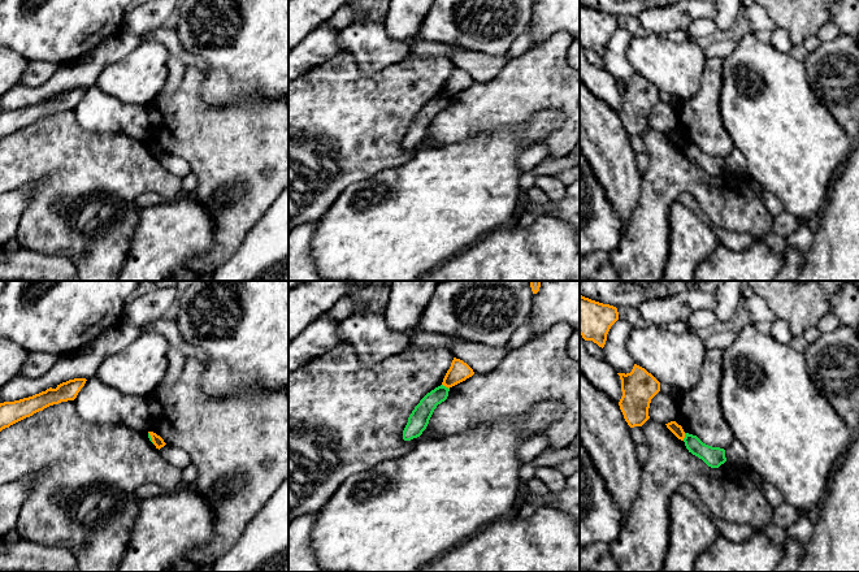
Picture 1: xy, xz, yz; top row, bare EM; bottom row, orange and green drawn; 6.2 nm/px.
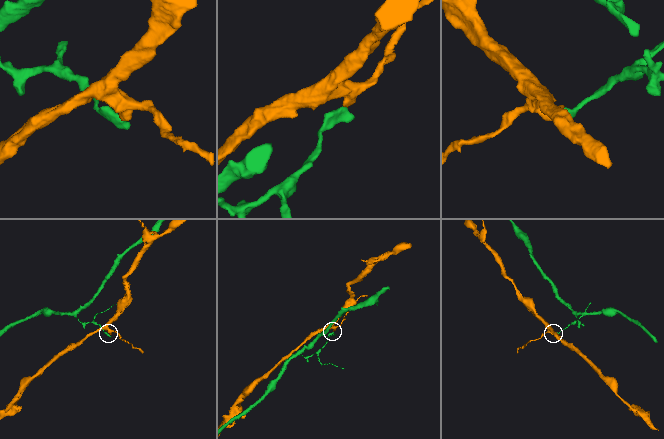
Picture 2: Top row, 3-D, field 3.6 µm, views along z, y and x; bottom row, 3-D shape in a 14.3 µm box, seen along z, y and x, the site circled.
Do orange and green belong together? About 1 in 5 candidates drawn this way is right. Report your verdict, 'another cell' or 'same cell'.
another cell

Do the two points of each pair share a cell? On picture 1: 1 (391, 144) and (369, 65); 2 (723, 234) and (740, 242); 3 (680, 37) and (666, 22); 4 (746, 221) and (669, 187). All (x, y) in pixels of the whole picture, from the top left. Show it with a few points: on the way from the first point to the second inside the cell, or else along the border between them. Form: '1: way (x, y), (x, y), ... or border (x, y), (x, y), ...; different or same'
1: border (350, 53), (361, 76), (373, 76), (399, 60); different
2: way (727, 238), (736, 241); same
3: border (685, 29), (677, 29), (664, 35); different
4: way (727, 202), (703, 187), (689, 187); same

